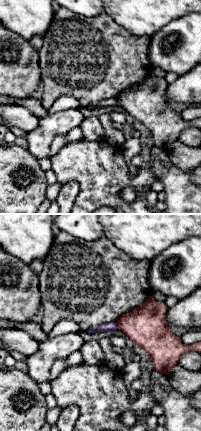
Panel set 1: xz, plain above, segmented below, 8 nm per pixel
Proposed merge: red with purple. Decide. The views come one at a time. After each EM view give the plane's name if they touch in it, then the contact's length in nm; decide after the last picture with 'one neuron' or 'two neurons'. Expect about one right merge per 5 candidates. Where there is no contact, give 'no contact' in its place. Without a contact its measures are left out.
xz | 40 nm

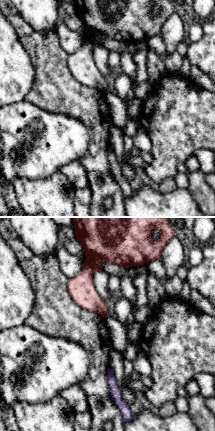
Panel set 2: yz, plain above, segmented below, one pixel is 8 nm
yz | 40 nm

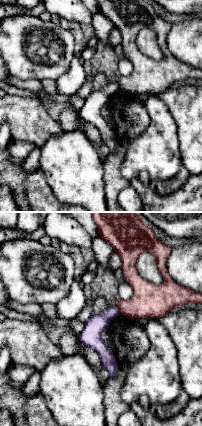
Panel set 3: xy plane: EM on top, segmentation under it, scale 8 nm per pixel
xy | 60 nm

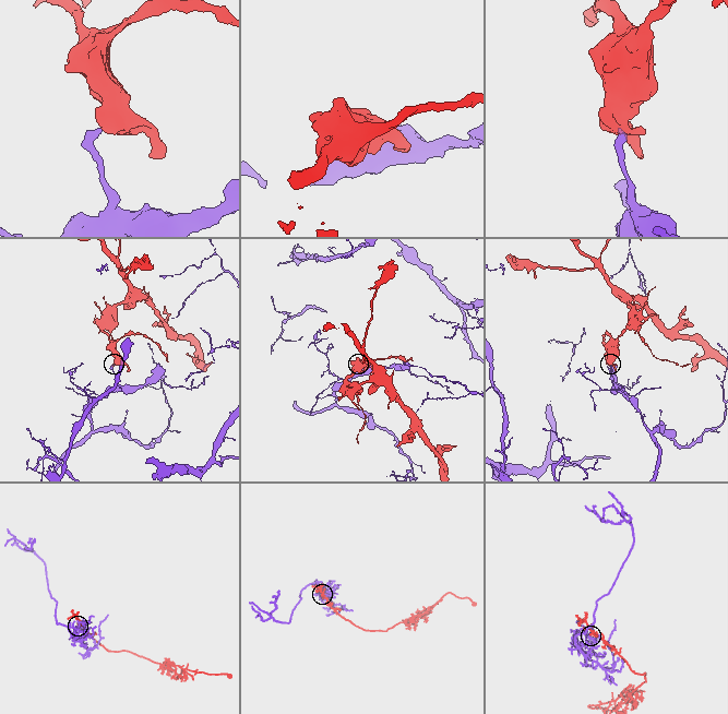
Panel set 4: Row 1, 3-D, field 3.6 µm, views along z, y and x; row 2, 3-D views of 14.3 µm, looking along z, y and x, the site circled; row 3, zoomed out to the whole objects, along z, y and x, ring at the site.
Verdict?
two neurons

